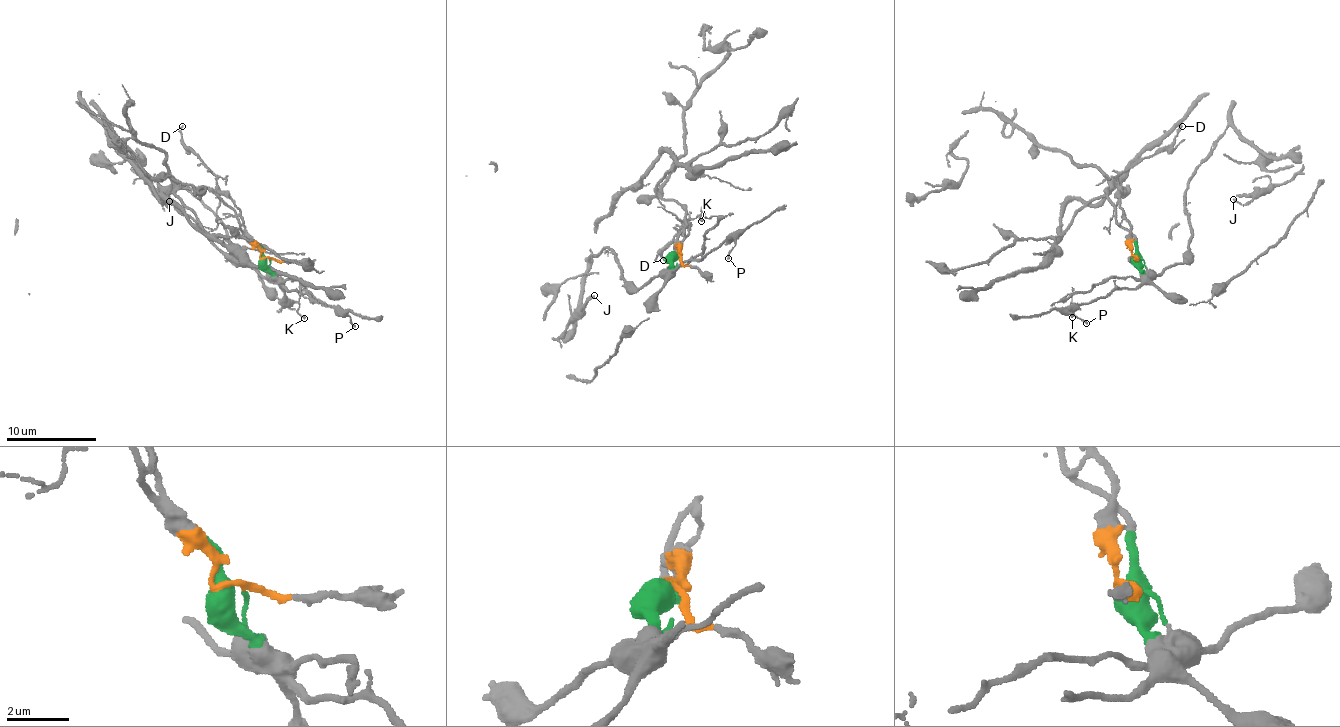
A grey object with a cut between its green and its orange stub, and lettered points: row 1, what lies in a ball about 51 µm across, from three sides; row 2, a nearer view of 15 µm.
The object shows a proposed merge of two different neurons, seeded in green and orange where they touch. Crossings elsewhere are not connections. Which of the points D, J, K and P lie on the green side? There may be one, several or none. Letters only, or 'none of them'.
J, K, P

